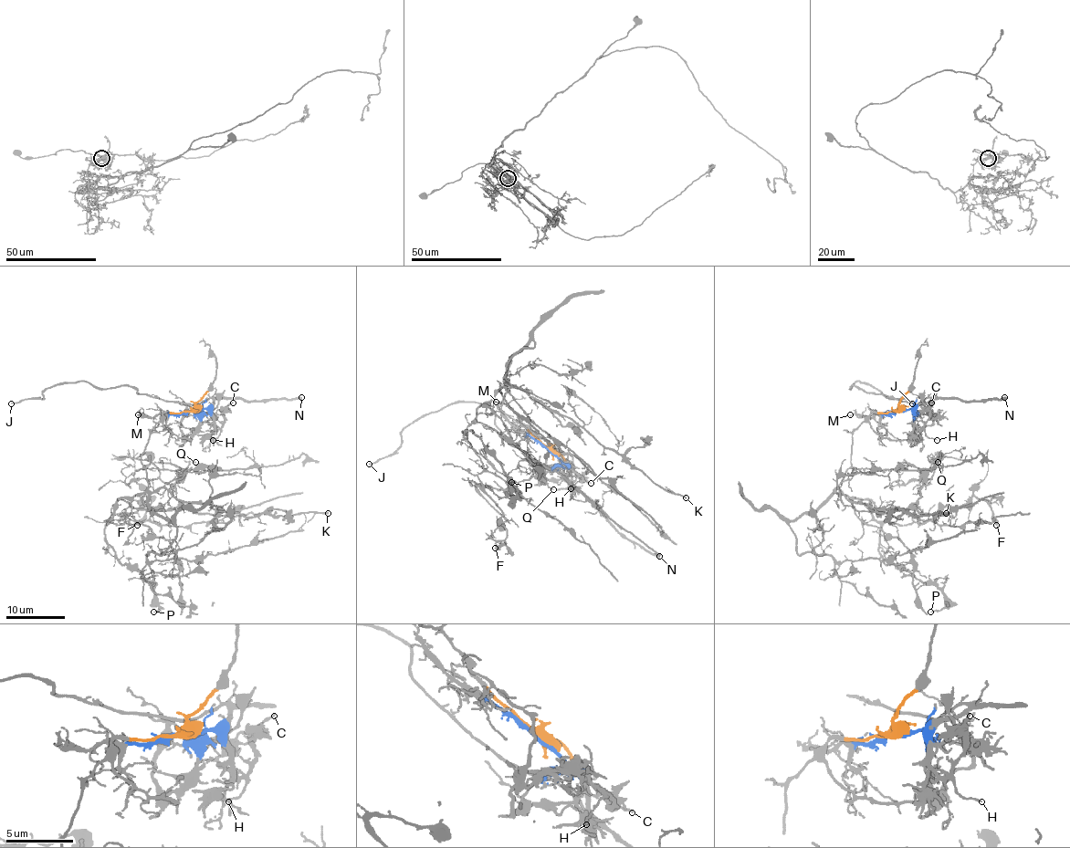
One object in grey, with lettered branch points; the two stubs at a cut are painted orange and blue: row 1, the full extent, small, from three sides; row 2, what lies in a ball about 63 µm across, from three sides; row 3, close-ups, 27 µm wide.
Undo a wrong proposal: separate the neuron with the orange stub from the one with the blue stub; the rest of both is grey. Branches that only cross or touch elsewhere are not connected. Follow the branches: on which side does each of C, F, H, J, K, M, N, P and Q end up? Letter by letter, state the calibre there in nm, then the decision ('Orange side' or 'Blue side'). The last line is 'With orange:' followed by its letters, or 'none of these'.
C: Thickness 180 nm. Blue side
F: Thickness 460 nm. Orange side
H: Thickness 100 nm. Blue side
J: Thickness 170 nm. Blue side
K: Thickness 200 nm. Orange side
M: Thickness 110 nm. Blue side
N: Thickness 360 nm. Blue side
P: Thickness 130 nm. Orange side
Q: Thickness 150 nm. Orange side
With orange: F, K, P, Q

